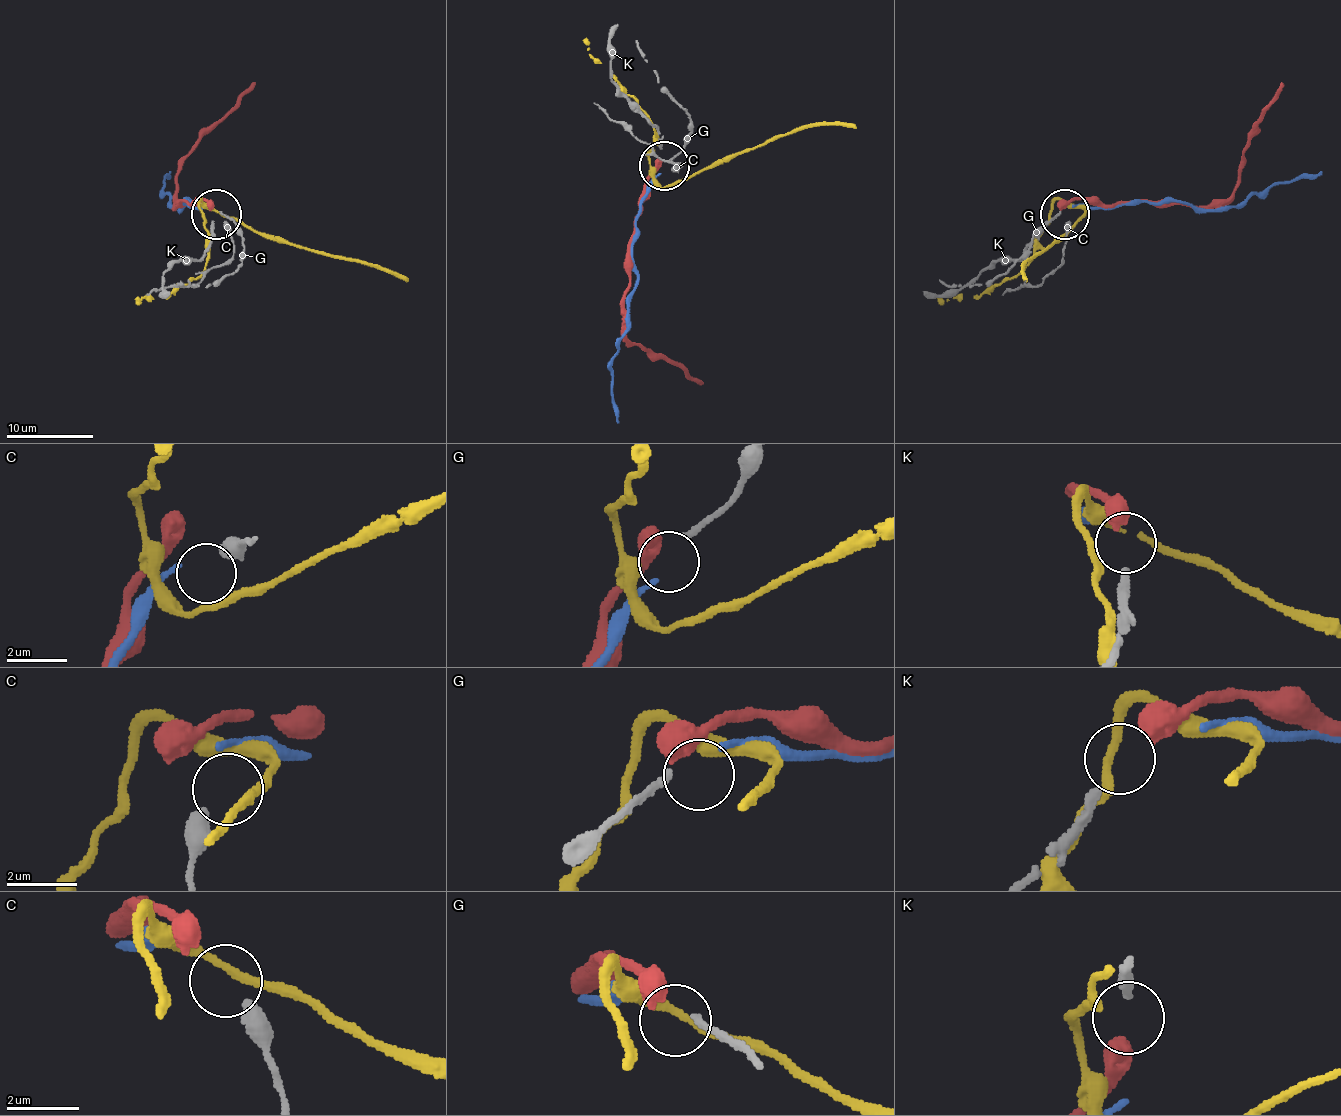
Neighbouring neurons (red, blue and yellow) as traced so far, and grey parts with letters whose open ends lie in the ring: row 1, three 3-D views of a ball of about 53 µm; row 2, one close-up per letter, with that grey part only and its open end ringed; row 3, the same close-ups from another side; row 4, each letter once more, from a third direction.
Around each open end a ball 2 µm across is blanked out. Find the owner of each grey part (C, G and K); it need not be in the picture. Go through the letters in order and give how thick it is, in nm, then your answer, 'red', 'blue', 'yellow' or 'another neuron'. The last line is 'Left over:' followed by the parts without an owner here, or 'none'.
C: 480 nm | another neuron
G: 180 nm | blue
K: 280 nm | red
Left over: C

